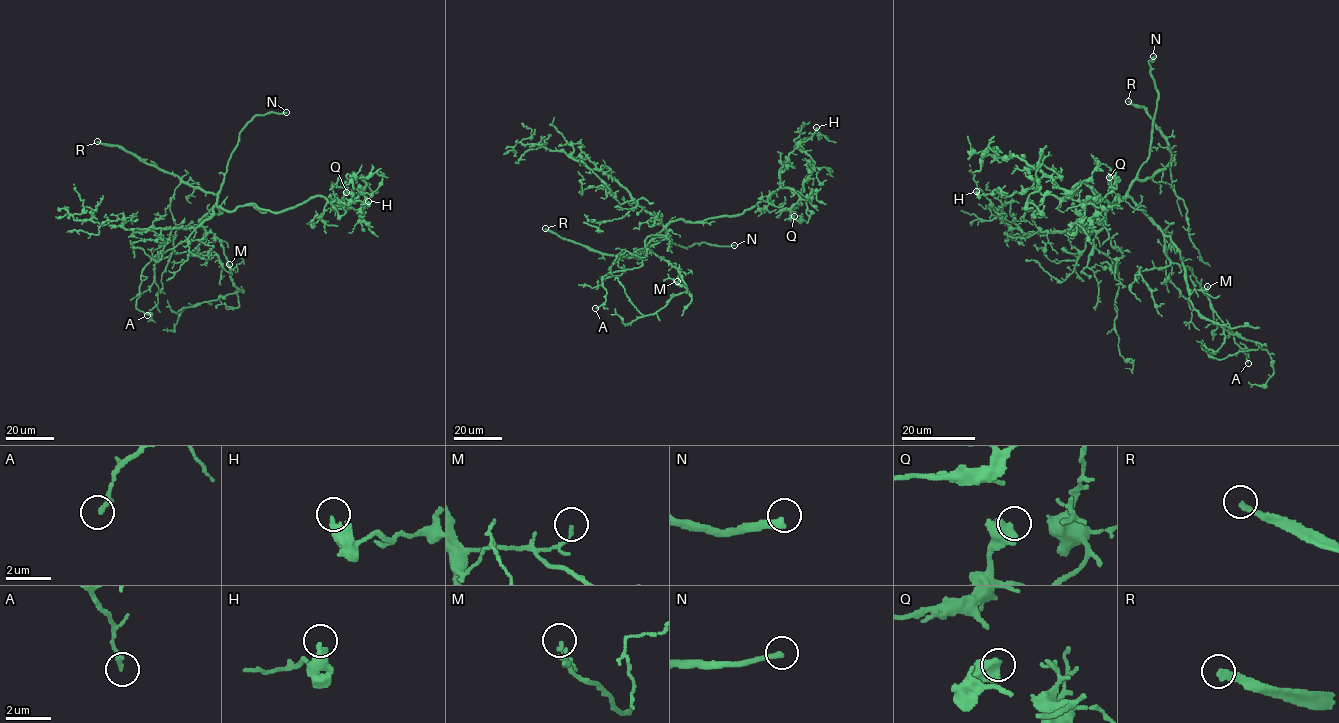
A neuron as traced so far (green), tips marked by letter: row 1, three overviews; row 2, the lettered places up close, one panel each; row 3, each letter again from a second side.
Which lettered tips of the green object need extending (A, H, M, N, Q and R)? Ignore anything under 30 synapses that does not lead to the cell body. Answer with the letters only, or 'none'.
R

